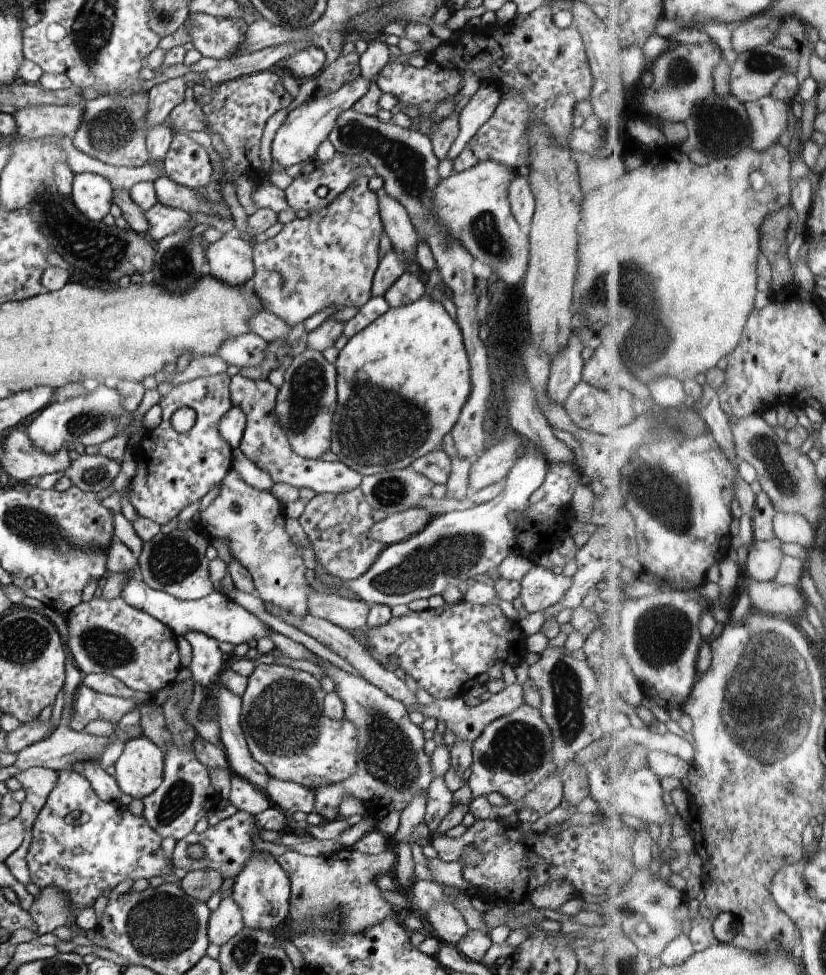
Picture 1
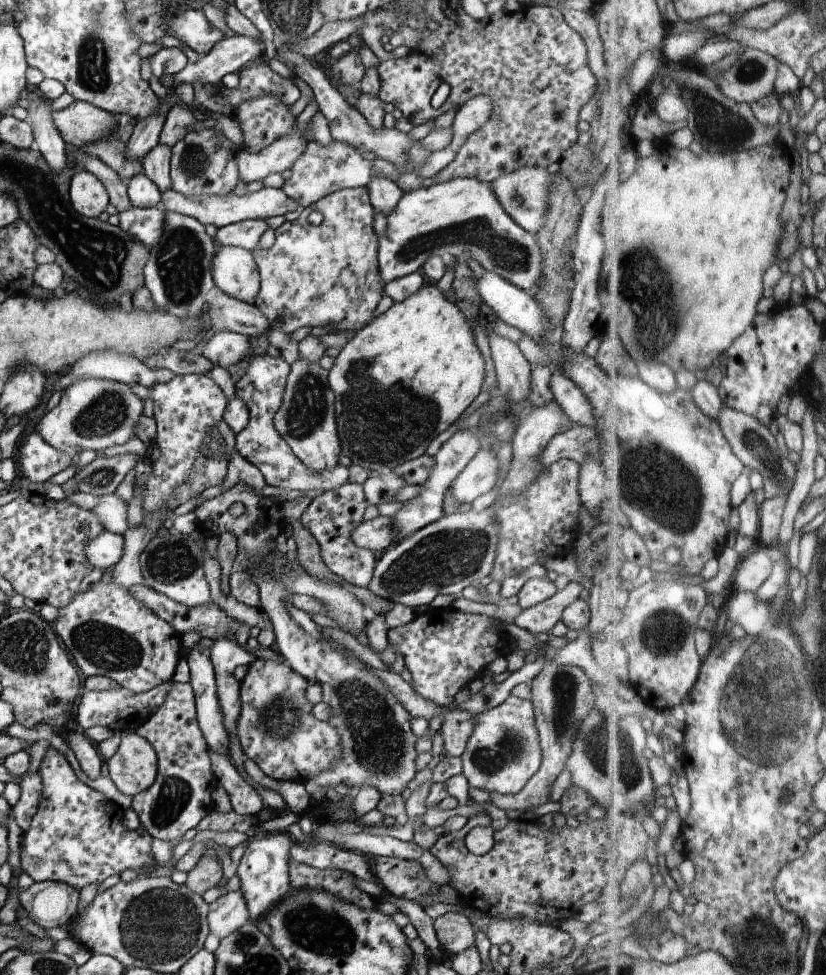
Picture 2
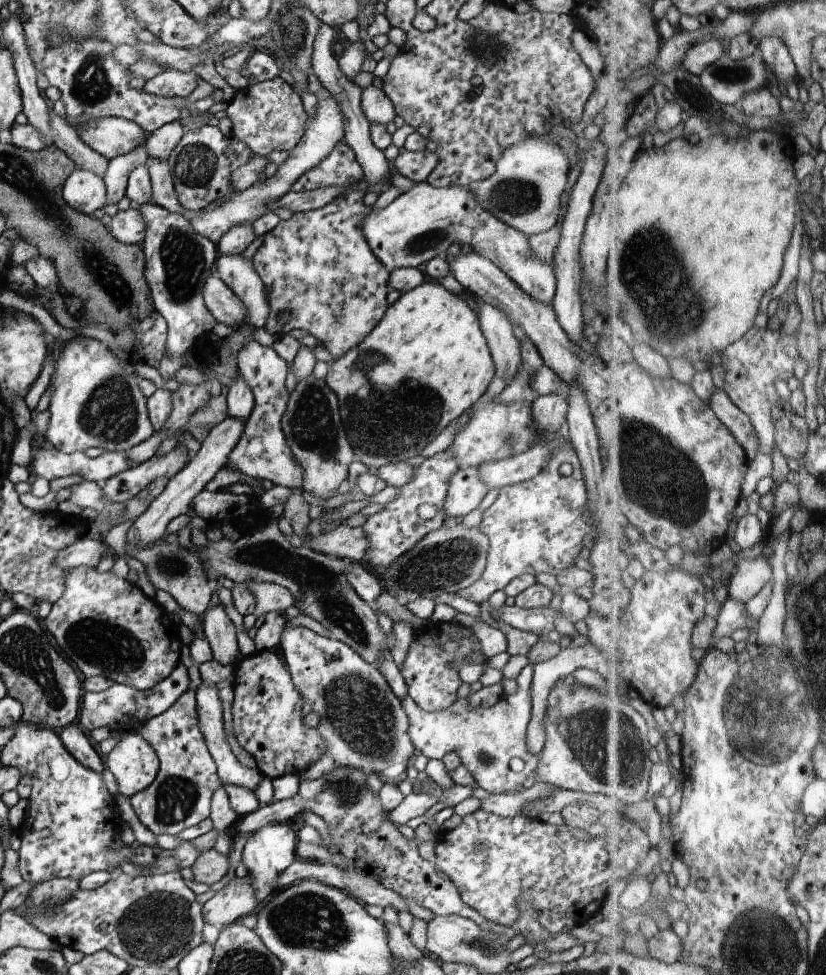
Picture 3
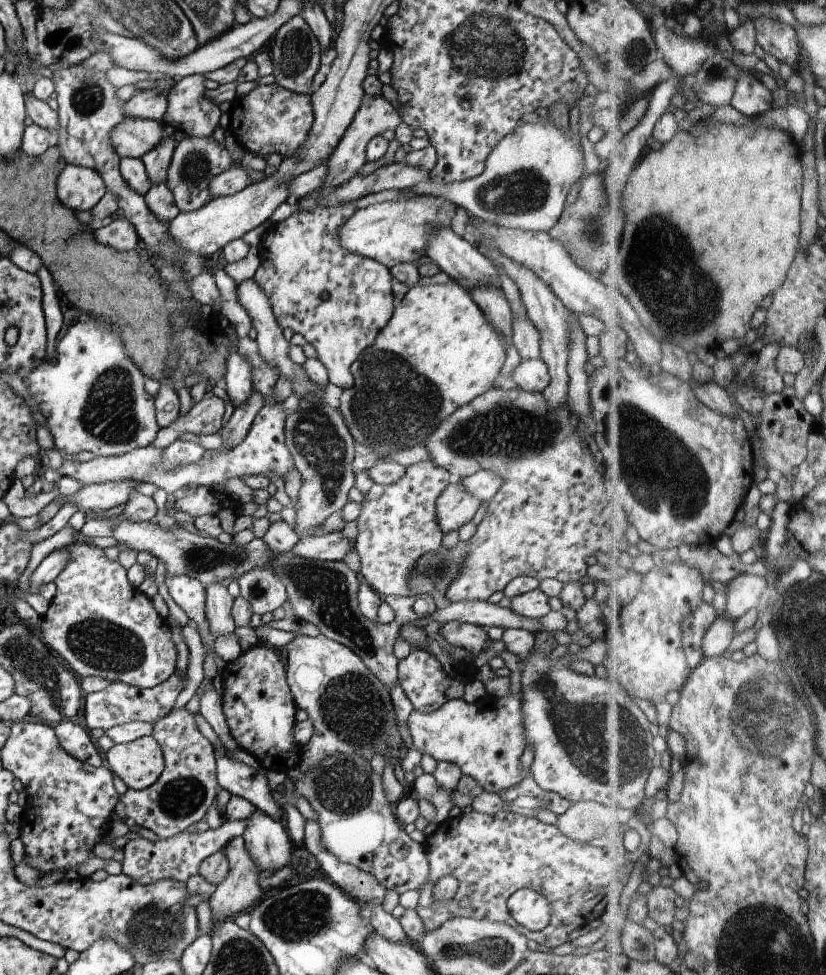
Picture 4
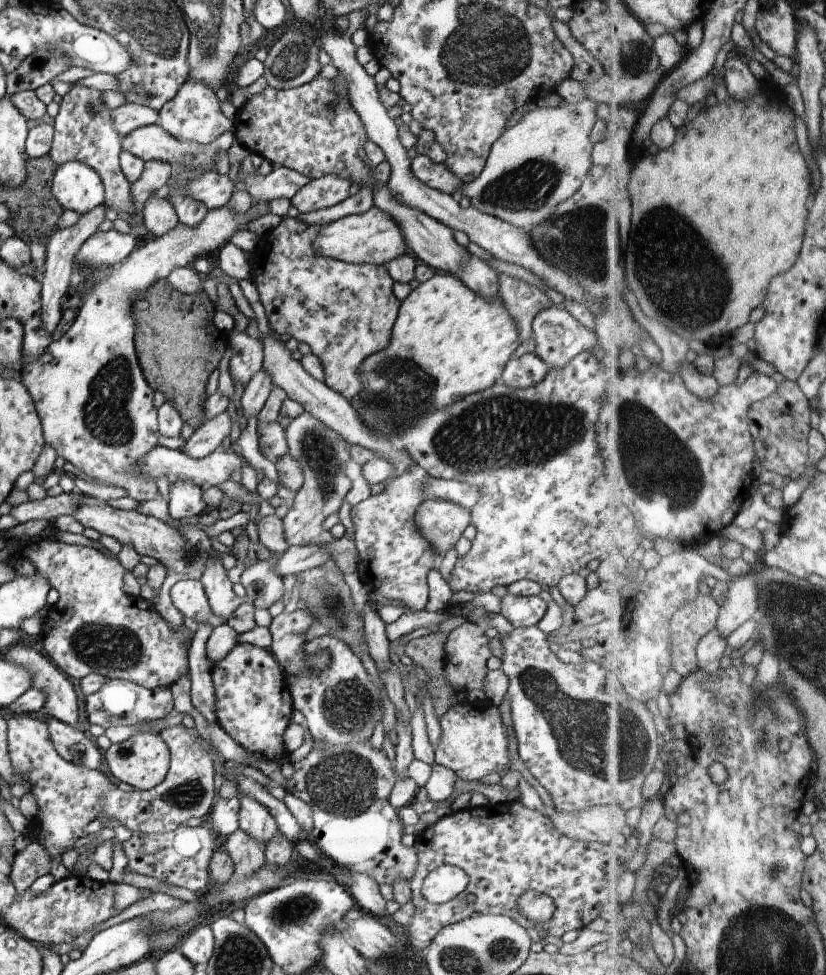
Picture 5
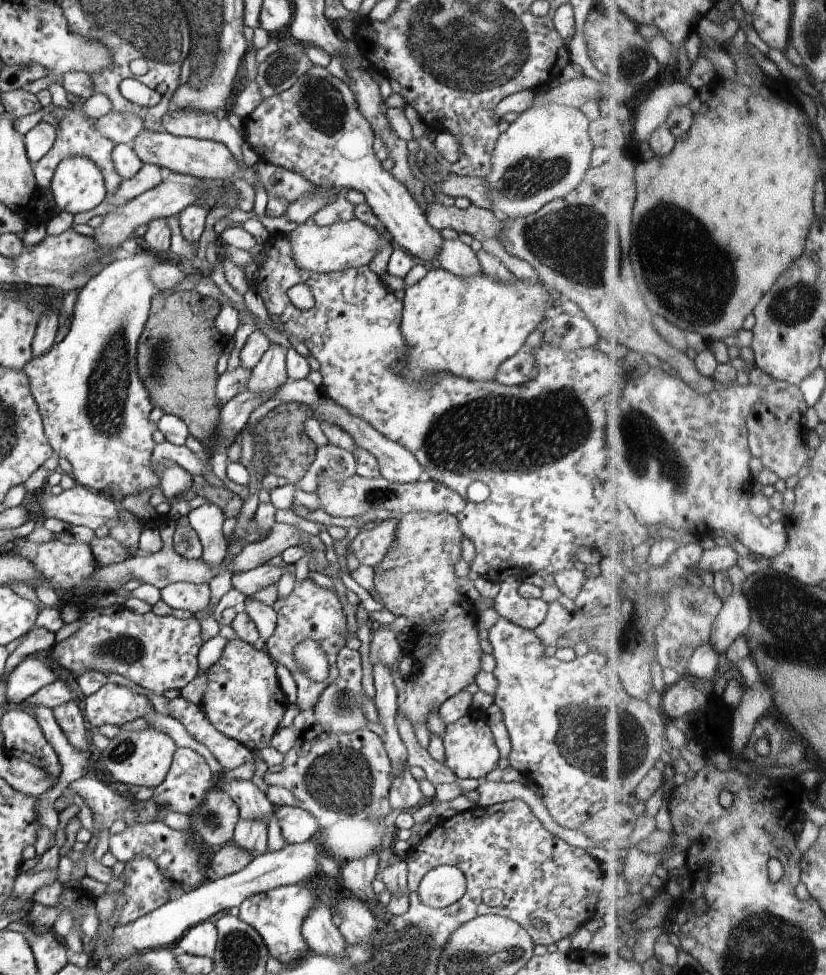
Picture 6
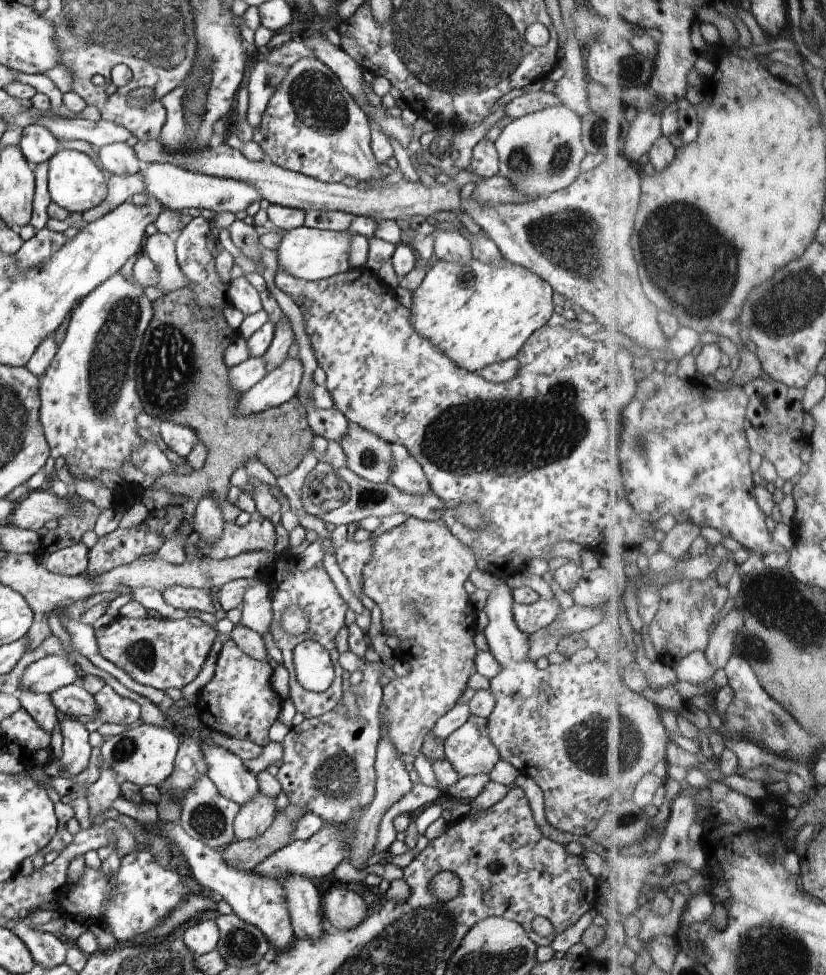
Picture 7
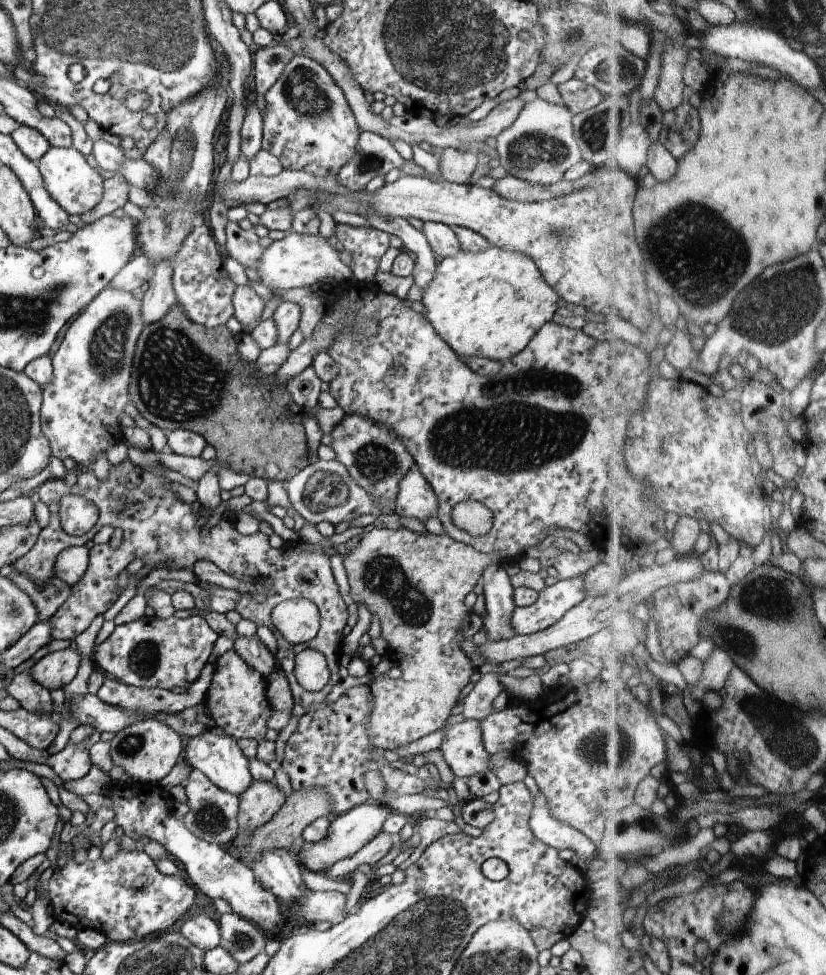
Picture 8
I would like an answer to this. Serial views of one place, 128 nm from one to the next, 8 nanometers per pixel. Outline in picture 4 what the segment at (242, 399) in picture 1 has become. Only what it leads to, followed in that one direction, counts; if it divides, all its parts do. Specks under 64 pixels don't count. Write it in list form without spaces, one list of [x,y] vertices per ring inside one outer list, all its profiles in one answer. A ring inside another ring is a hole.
[[[215,267],[211,271],[221,296],[219,316],[234,326],[239,353],[251,366],[254,390],[263,396],[264,404],[254,417],[254,422],[246,438],[220,457],[213,457],[212,459],[201,458],[198,462],[179,467],[168,466],[162,459],[163,449],[154,445],[137,448],[121,455],[96,457],[88,462],[64,461],[62,468],[57,470],[62,477],[72,477],[83,485],[93,485],[120,479],[134,479],[139,482],[152,482],[156,486],[162,487],[167,493],[178,495],[179,491],[190,483],[194,483],[198,487],[212,488],[220,487],[224,482],[224,478],[242,479],[243,476],[254,476],[254,474],[261,474],[268,478],[271,476],[284,478],[295,468],[285,437],[285,418],[287,414],[282,407],[283,402],[277,402],[274,399],[274,386],[276,386],[276,382],[278,382],[280,377],[278,369],[267,363],[260,356],[258,343],[248,337],[247,328],[250,327],[251,320],[238,300],[234,279],[222,267],[220,269]]]

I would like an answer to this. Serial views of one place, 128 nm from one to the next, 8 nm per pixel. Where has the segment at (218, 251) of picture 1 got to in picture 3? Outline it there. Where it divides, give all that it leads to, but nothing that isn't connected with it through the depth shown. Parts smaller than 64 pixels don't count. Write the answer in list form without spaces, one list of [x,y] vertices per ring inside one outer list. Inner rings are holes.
[[[243,254],[218,255],[214,269],[216,276],[247,306],[246,325],[251,328],[264,326],[269,315],[267,288],[254,268],[253,261]]]

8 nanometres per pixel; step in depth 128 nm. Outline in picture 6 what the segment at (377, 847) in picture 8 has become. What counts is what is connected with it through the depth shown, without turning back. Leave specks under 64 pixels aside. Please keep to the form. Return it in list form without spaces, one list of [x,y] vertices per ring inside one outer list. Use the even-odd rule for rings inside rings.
[[[404,763],[403,769],[395,776],[389,788],[391,810],[394,808],[400,808],[401,810],[404,810],[404,808],[414,808],[424,798],[418,781],[413,777],[410,769],[411,766],[408,763]]]

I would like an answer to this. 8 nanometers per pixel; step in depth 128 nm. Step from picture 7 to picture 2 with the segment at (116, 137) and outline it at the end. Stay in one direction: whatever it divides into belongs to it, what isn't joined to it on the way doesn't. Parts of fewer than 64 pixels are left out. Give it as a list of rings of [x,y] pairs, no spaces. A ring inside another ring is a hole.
[[[235,34],[217,42],[212,50],[205,57],[200,56],[196,63],[186,65],[179,73],[174,75],[174,84],[172,88],[179,84],[186,83],[194,86],[198,81],[203,84],[218,84],[221,83],[222,77],[228,73],[234,73],[236,70],[241,70],[249,64],[251,60],[260,58],[264,53],[270,50],[270,46],[264,40],[255,39],[248,35]]]

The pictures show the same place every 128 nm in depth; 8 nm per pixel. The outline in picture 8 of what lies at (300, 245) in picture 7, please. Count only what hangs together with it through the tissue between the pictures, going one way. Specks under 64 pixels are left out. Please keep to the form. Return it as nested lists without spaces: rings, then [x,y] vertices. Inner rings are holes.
[[[294,231],[287,233],[281,240],[275,240],[268,248],[263,249],[261,262],[256,269],[264,285],[278,288],[294,288],[312,286],[324,279],[336,280],[337,283],[346,280],[355,281],[352,269],[340,259],[340,248],[332,238],[320,233],[300,234]]]

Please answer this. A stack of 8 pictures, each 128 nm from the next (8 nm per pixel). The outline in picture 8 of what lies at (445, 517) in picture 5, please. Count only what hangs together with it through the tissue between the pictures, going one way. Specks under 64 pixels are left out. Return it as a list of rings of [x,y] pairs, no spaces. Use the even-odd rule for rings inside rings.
[[[374,527],[344,557],[343,565],[353,600],[356,604],[366,605],[372,614],[380,618],[381,636],[387,640],[389,654],[402,671],[402,677],[397,680],[378,679],[372,685],[373,706],[367,720],[367,735],[376,750],[402,748],[444,727],[476,669],[460,647],[460,642],[466,639],[461,632],[461,624],[471,613],[464,604],[464,598],[472,592],[484,569],[492,564],[488,554],[482,554],[470,543],[454,540],[449,534],[430,531],[419,534],[405,527]]]

